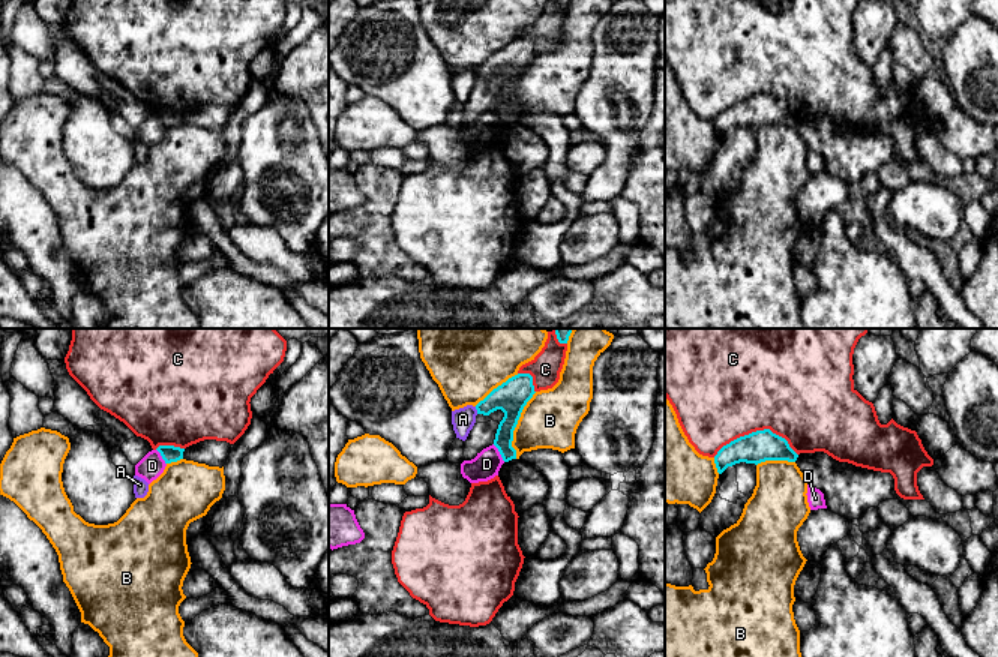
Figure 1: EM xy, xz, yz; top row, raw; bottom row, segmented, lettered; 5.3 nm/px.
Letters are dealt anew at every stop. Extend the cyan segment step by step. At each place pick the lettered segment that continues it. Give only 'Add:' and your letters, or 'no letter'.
Add: no letter

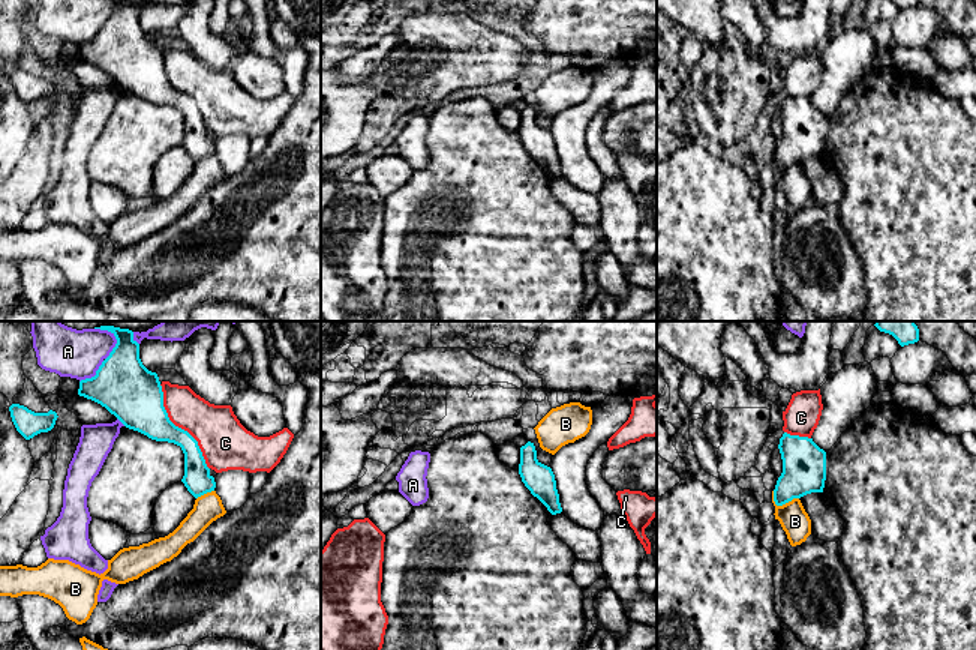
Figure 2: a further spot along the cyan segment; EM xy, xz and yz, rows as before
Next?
Add: no letter

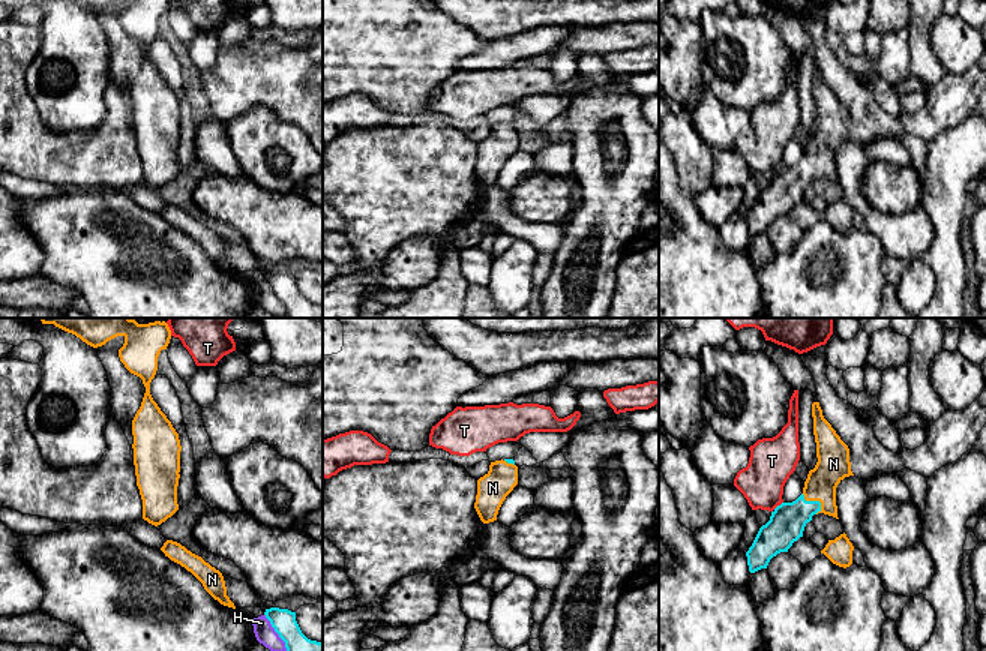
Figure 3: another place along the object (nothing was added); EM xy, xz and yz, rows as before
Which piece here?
Add: N

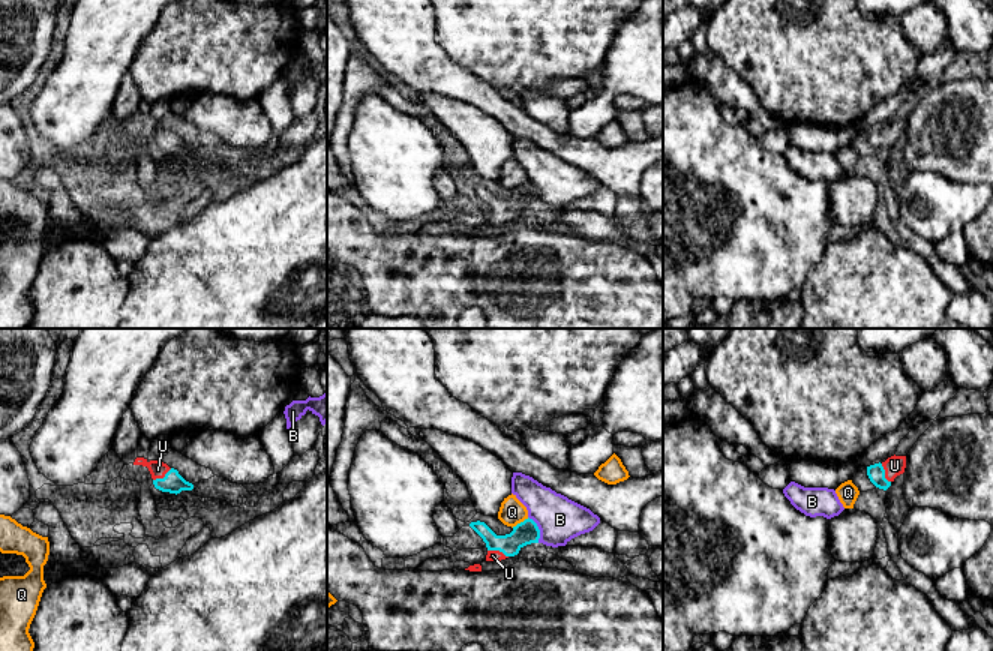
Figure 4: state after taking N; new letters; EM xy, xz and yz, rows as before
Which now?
Add: U

